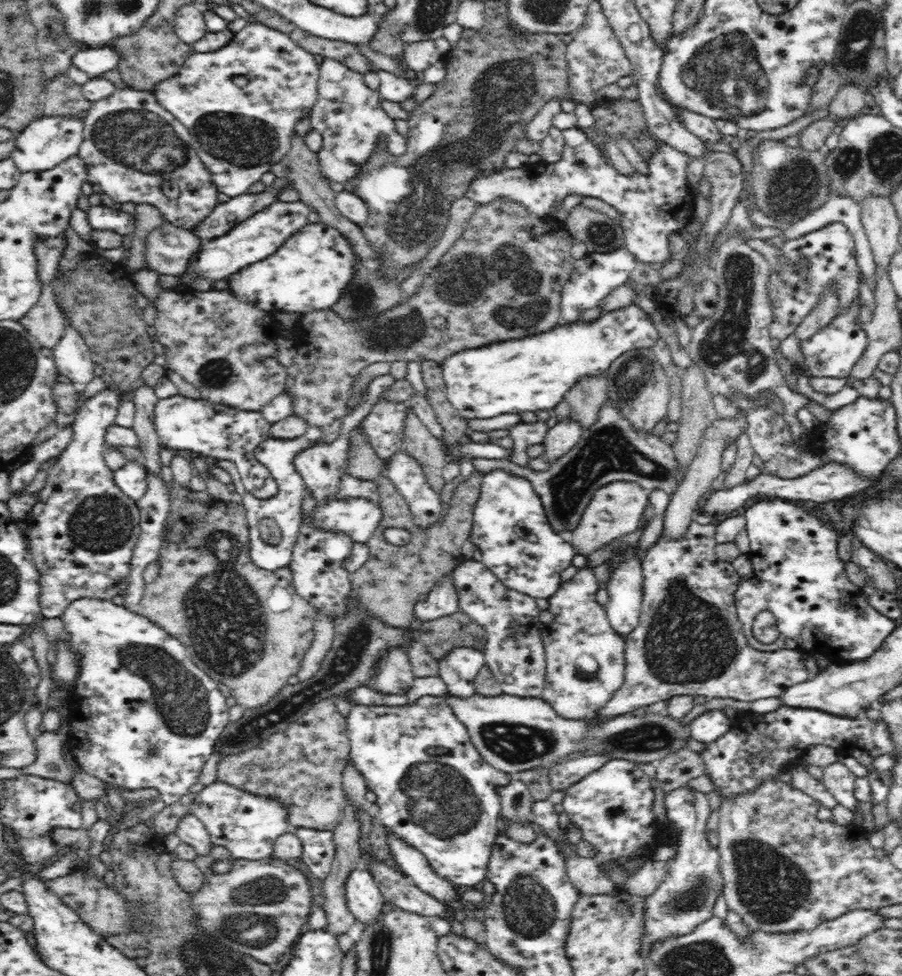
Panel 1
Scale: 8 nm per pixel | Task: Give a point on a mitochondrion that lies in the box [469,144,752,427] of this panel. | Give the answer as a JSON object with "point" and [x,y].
{"point":[635,376]}

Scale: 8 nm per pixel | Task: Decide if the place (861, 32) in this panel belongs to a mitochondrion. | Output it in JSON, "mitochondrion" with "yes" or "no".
{"mitochondrion":"yes"}

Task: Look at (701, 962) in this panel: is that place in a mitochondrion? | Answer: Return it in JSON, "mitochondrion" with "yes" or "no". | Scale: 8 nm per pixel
{"mitochondrion":"yes"}

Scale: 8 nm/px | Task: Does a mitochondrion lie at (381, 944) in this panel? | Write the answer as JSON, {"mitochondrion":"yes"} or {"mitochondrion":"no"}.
{"mitochondrion":"yes"}

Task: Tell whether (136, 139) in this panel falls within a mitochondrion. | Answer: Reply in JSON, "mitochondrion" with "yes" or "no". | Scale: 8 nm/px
{"mitochondrion":"yes"}

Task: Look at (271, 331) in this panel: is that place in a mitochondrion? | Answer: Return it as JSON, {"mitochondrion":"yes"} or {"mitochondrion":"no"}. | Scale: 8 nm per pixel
{"mitochondrion":"no"}

